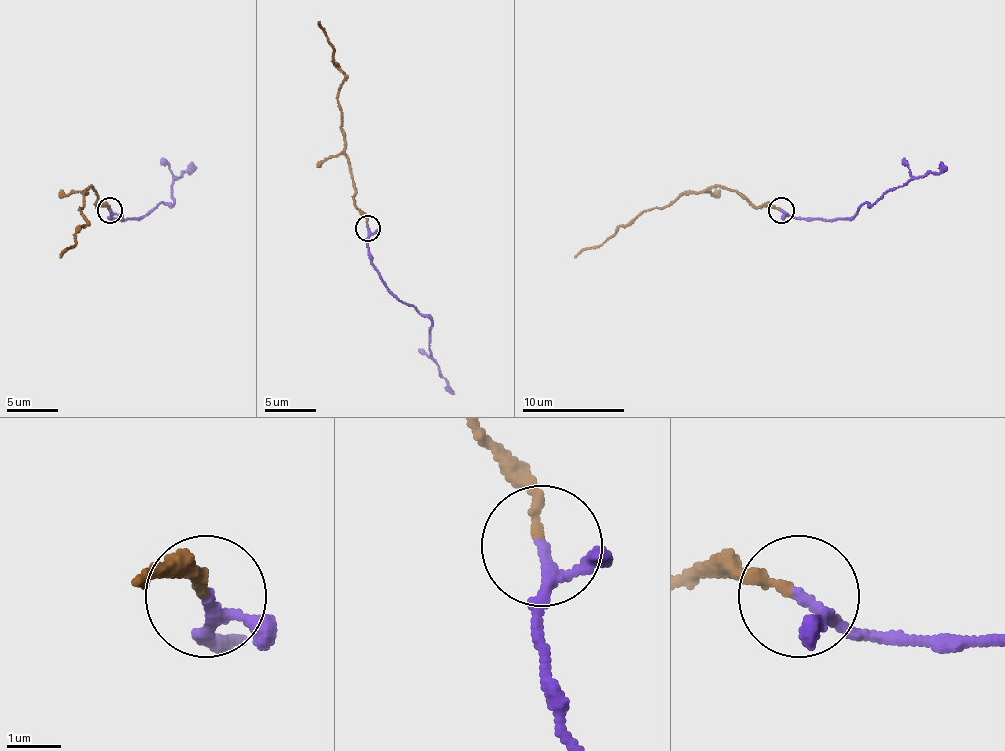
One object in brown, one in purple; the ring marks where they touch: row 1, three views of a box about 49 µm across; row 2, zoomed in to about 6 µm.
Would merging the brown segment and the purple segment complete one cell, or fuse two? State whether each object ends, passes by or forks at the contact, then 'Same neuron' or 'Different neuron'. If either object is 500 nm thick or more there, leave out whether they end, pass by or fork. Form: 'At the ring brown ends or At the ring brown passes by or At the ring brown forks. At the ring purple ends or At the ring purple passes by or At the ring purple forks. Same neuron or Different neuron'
At the ring brown ends. At the ring purple passes by. Same neuron

